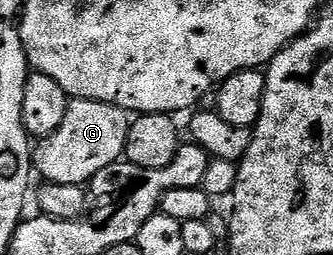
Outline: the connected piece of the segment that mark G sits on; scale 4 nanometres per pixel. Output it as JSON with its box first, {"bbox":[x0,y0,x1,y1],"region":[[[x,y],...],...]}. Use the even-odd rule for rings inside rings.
{"bbox":[35,100,130,186],"region":[[[69,100],[62,127],[43,138],[35,150],[35,172],[54,185],[87,186],[102,167],[110,167],[124,157],[129,124],[130,114],[122,107],[101,101]]]}

